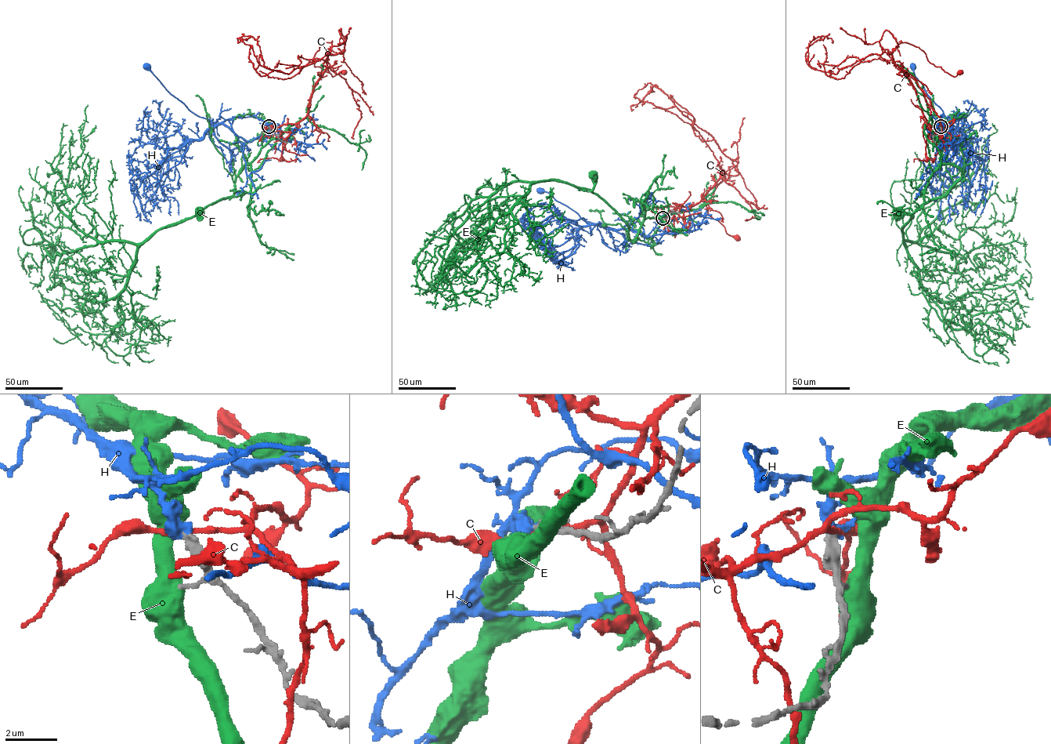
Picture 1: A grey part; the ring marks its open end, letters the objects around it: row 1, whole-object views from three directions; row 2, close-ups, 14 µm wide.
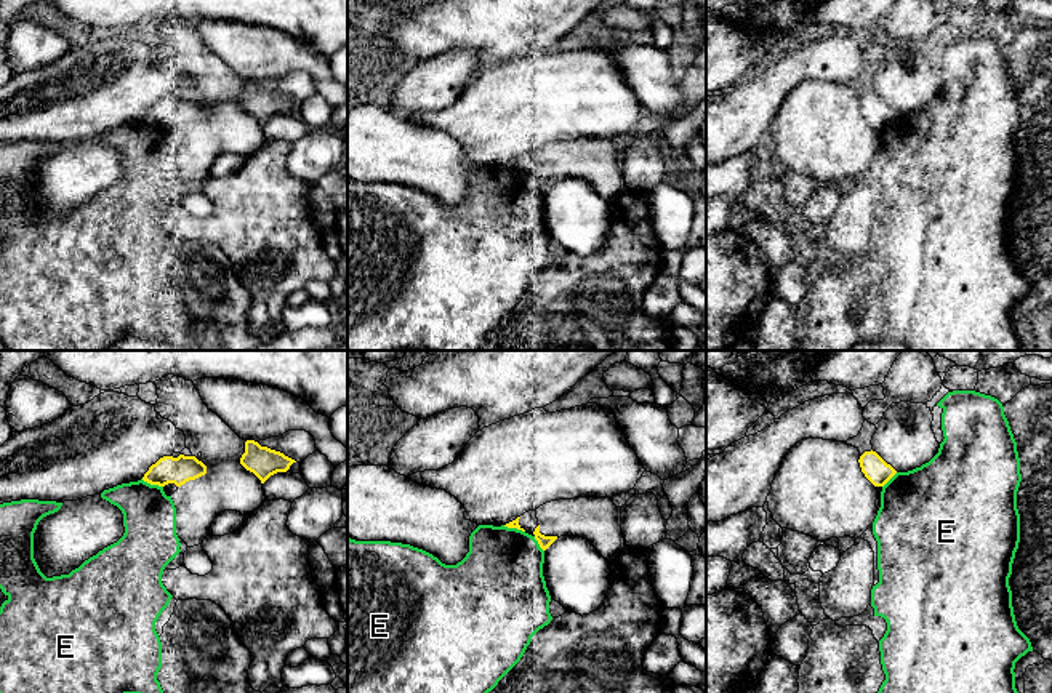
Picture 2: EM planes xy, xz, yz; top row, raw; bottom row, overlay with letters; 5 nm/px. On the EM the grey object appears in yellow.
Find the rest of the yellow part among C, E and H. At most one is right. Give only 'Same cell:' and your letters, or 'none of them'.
Same cell: H

